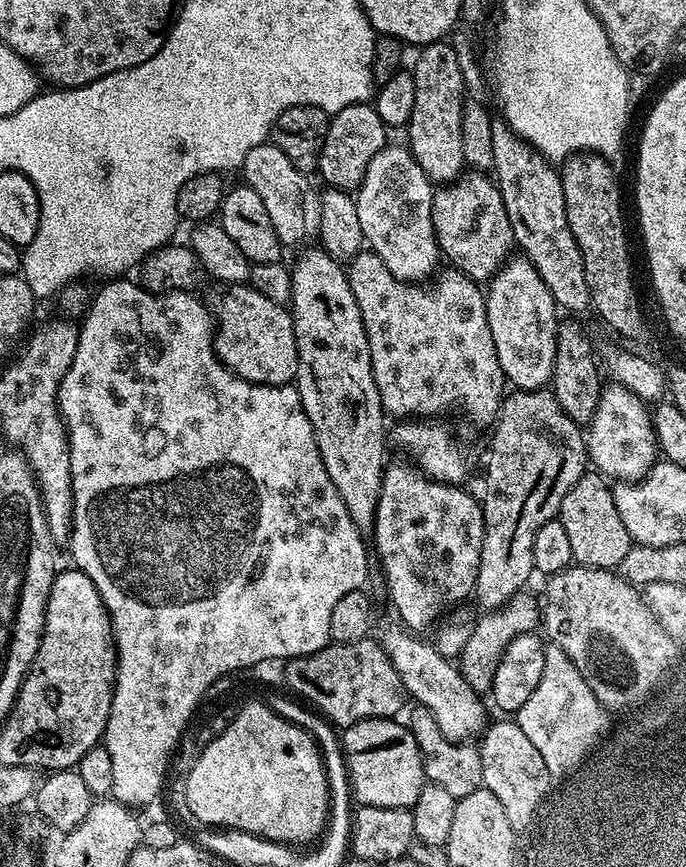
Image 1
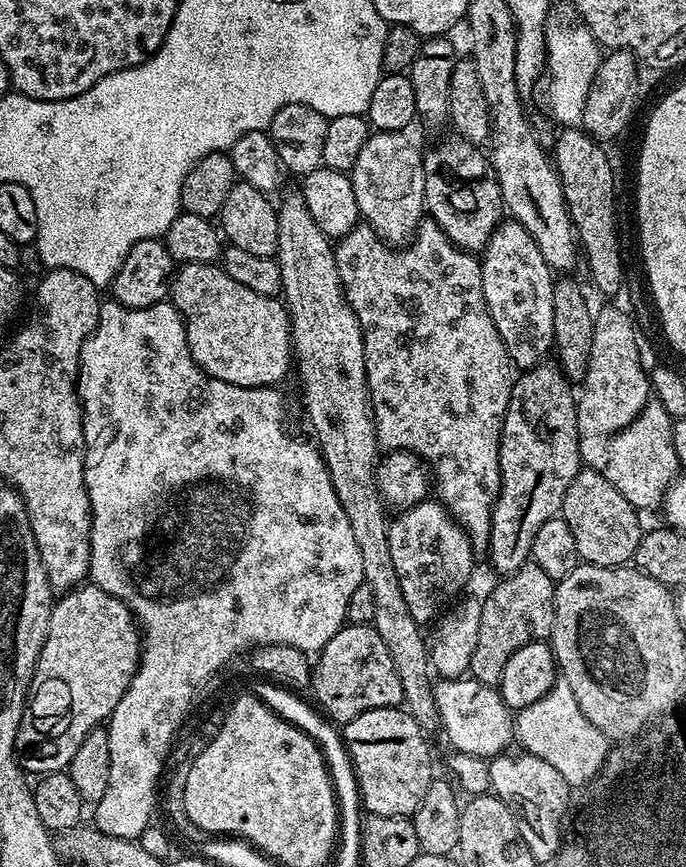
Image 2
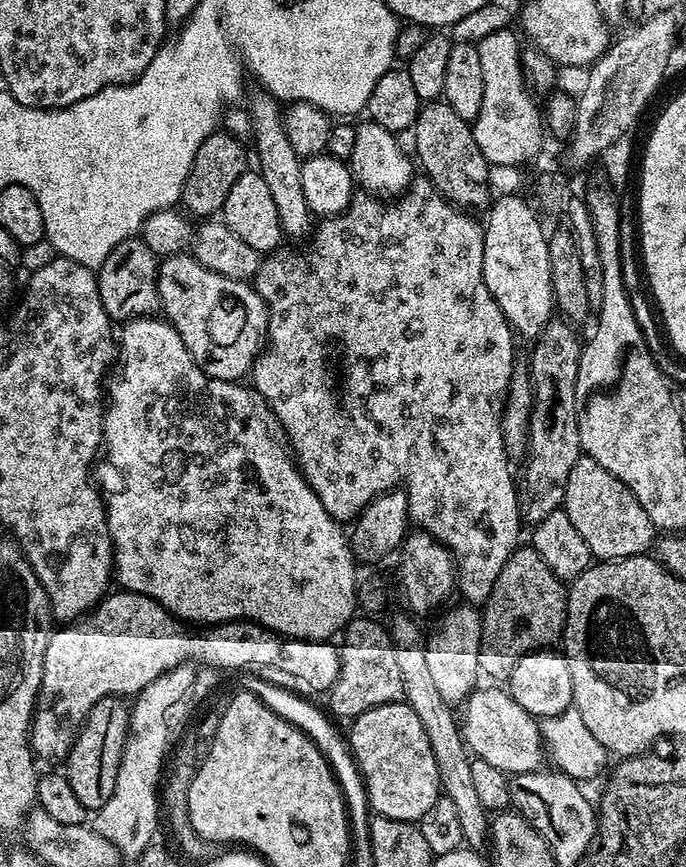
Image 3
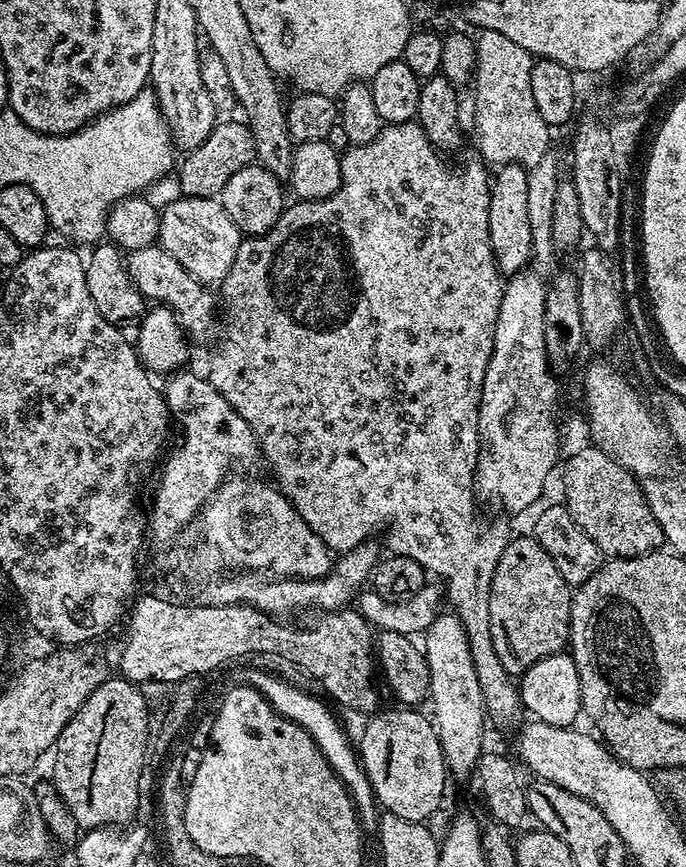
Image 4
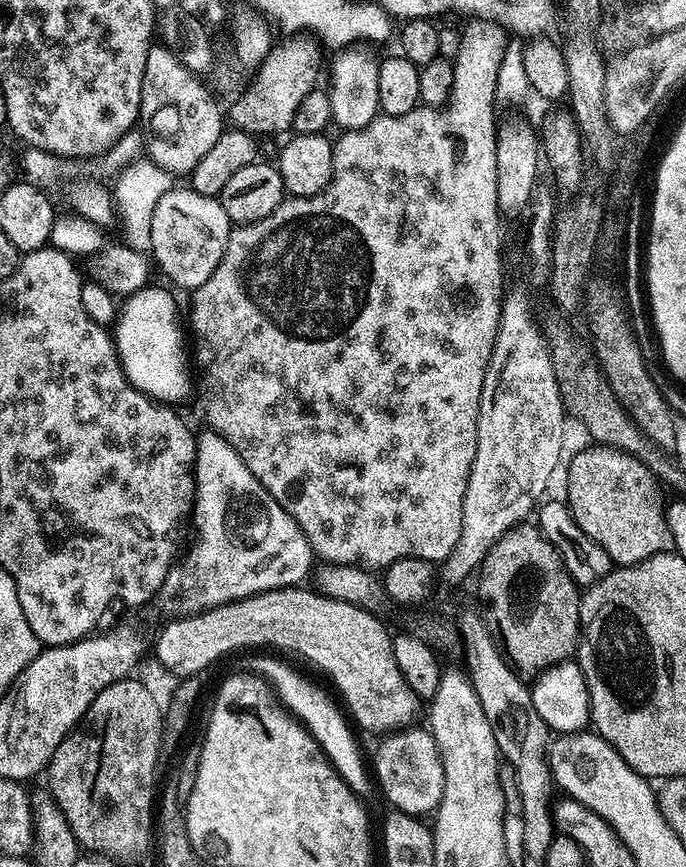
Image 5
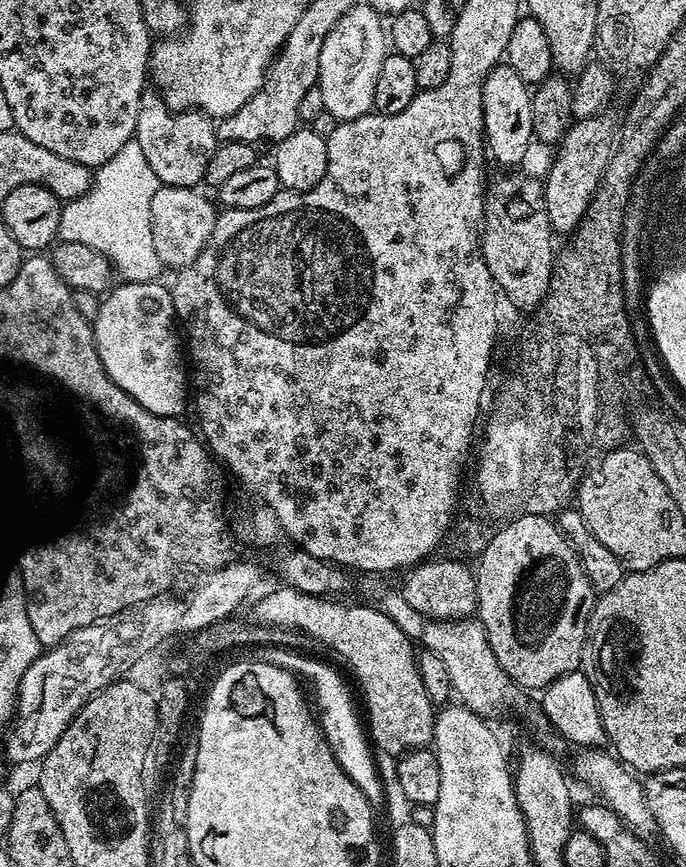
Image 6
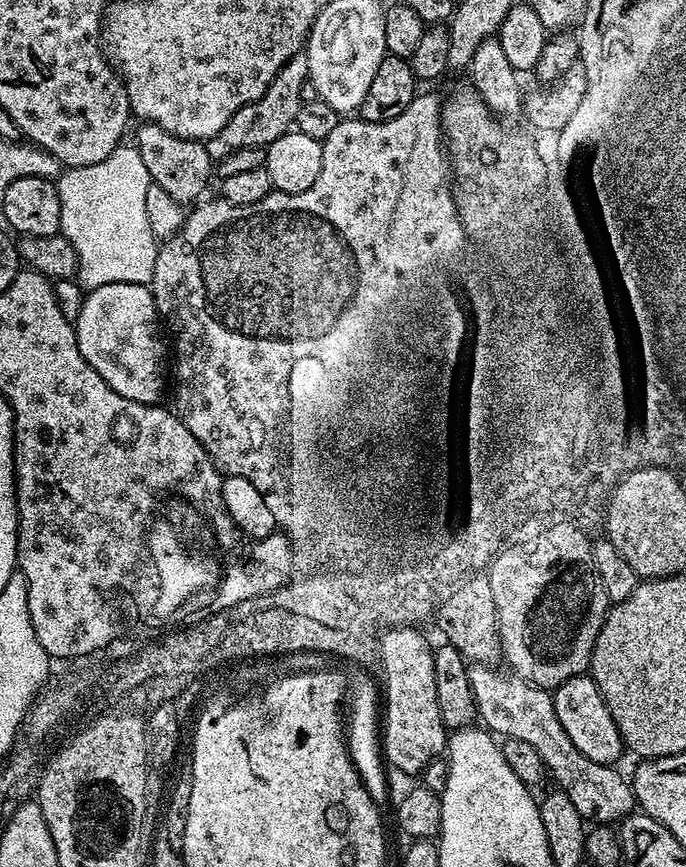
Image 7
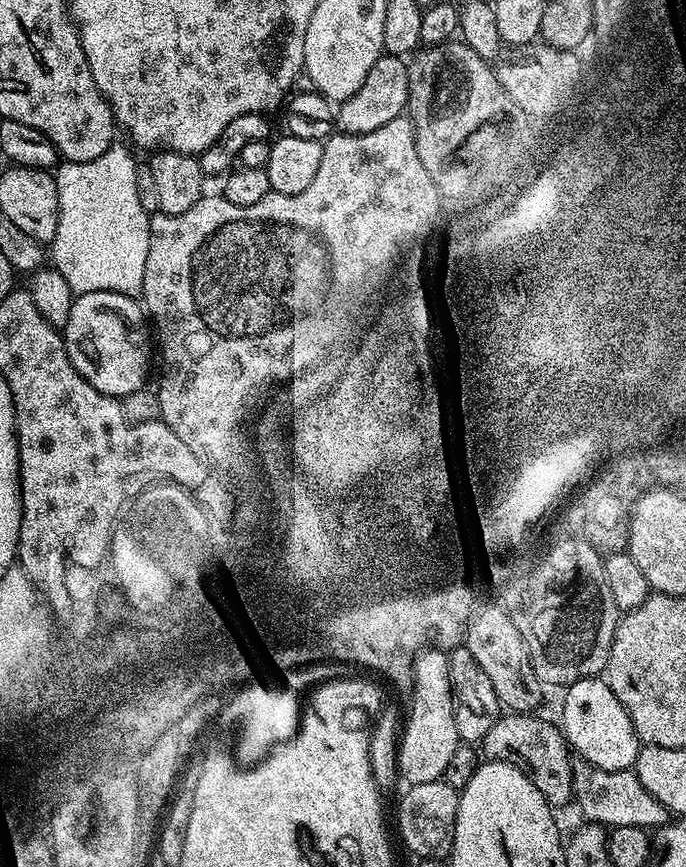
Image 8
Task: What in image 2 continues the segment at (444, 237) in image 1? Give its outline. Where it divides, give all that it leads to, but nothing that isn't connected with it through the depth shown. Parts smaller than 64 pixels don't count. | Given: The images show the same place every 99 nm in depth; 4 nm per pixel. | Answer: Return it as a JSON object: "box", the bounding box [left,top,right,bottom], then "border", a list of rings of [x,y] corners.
{"box":[423,138,502,254],"border":[[[459,138],[444,140],[437,148],[423,153],[425,170],[425,200],[424,207],[427,215],[444,231],[446,238],[455,248],[473,254],[483,253],[488,245],[488,239],[492,232],[502,222],[502,201],[500,199],[500,187],[496,181],[496,172],[492,169],[491,159],[484,156],[479,147]]]}

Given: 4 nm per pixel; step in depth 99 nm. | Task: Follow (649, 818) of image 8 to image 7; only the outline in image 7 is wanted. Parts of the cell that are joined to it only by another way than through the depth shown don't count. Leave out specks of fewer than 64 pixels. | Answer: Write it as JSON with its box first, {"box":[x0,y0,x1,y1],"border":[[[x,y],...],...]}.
{"box":[468,662,637,825],"border":[[[477,662],[468,669],[479,723],[497,737],[530,742],[530,746],[538,750],[551,779],[553,776],[560,783],[557,784],[559,789],[568,795],[570,802],[574,802],[574,810],[578,810],[585,821],[611,825],[633,815],[637,803],[629,777],[623,776],[619,767],[586,758],[586,754],[570,742],[570,734],[566,734],[566,730],[562,730],[562,722],[558,722],[553,693],[547,688],[527,684],[515,674],[496,670]]]}

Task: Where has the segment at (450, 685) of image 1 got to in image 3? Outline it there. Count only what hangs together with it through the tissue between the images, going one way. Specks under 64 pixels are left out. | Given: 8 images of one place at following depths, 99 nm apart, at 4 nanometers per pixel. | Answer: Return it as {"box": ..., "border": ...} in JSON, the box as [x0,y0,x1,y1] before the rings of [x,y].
{"box":[459,687,546,774],"border":[[[477,687],[464,701],[464,713],[459,713],[460,734],[468,745],[469,753],[507,774],[541,771],[543,764],[540,763],[546,760],[546,749],[537,717],[522,710],[522,706],[518,706],[503,687],[492,687],[496,688]]]}

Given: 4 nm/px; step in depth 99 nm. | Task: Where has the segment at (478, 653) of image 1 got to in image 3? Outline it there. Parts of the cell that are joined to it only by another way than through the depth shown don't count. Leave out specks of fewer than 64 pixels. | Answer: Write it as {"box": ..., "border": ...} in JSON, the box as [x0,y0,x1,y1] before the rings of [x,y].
{"box":[480,546,568,682],"border":[[[531,546],[517,547],[510,554],[506,566],[502,566],[502,574],[498,574],[498,582],[494,582],[494,590],[490,598],[482,605],[480,618],[480,670],[485,677],[493,676],[493,681],[504,682],[511,676],[514,666],[528,652],[539,652],[547,649],[564,635],[564,619],[568,594],[565,585],[542,562],[539,554]]]}

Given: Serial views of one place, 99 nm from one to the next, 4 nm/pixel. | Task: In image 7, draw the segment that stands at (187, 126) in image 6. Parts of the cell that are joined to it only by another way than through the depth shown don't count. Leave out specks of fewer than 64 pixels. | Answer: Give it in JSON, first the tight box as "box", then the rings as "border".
{"box":[134,122,214,206],"border":[[[144,122],[139,127],[134,146],[138,154],[142,154],[142,162],[148,171],[149,181],[166,190],[174,202],[180,205],[188,206],[199,201],[208,188],[208,179],[213,179],[214,176],[214,162],[204,143],[170,134],[157,124]]]}

